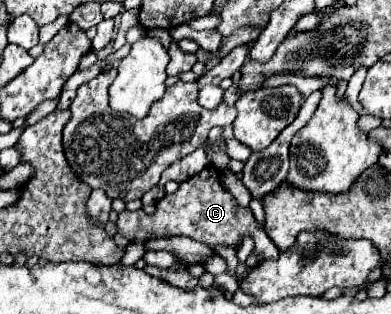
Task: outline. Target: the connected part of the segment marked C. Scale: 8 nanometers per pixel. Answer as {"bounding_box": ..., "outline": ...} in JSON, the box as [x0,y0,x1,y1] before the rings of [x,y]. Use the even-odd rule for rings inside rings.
{"bounding_box":[116,168,280,260],"outline":[[[214,168],[202,170],[200,174],[182,182],[178,192],[166,194],[162,200],[158,200],[156,212],[152,216],[148,216],[144,210],[136,210],[136,212],[124,210],[124,212],[120,212],[116,224],[118,224],[118,232],[122,236],[126,236],[128,240],[138,240],[138,238],[146,240],[148,236],[154,236],[154,238],[188,236],[196,242],[208,244],[210,248],[216,244],[226,244],[226,246],[236,248],[236,244],[242,238],[252,236],[254,244],[256,244],[254,250],[262,260],[276,258],[280,254],[280,250],[268,238],[264,228],[258,228],[252,210],[238,206],[236,200],[232,198],[232,194],[226,188],[222,188],[220,176],[218,176],[218,172],[214,172]],[[176,232],[186,232],[186,234],[176,234]]]}

